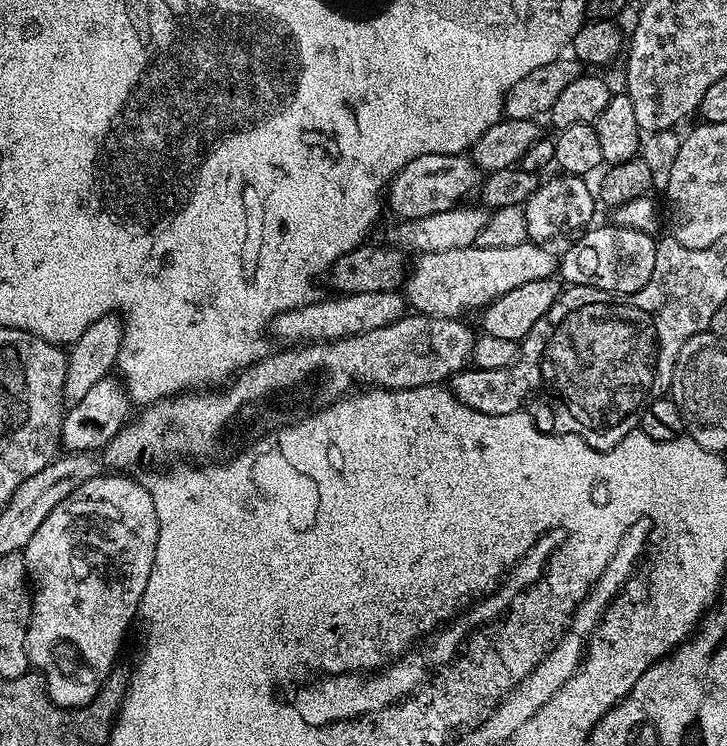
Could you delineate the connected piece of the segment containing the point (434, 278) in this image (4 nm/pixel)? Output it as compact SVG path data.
M525 242L518 246L498 246L497 248L459 248L458 250L442 250L441 252L426 252L419 257L416 269L409 271L402 292L407 303L412 304L421 316L433 316L434 318L446 318L454 320L467 317L467 312L479 313L488 307L502 294L510 294L518 286L535 280L550 280L558 272L558 256L552 253L551 247L540 242Z

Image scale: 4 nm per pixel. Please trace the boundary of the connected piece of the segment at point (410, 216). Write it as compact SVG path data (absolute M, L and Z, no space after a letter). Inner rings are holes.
M454 152L422 154L409 160L386 190L386 204L400 220L417 220L442 210L450 210L459 205L468 195L475 193L482 183L480 167L467 155Z

